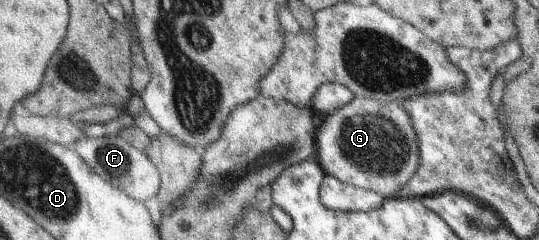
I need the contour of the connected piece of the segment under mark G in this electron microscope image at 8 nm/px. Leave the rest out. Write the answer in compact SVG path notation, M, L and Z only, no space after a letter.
M355 97L347 105L325 119L317 133L318 151L316 155L326 174L334 175L345 183L351 183L360 188L376 191L385 198L397 198L403 195L402 189L415 174L418 174L422 151L414 119L407 108L398 102L382 102L380 99Z

